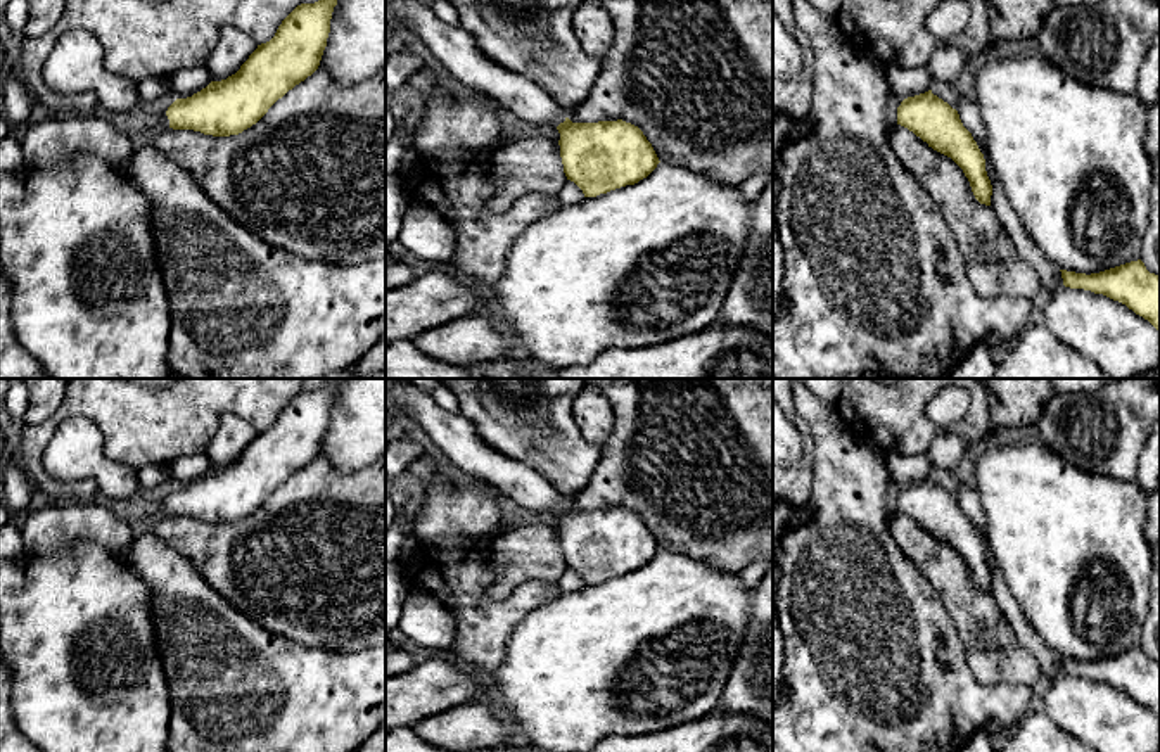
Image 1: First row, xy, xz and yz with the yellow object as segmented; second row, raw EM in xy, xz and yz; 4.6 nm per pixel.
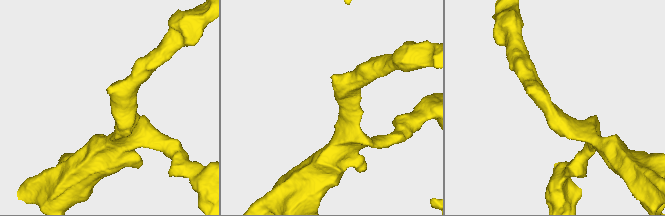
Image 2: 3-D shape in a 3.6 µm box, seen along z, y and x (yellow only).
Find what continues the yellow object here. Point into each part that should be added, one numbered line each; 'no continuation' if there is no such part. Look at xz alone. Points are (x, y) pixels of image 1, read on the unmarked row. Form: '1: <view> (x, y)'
1: xz (453, 434)

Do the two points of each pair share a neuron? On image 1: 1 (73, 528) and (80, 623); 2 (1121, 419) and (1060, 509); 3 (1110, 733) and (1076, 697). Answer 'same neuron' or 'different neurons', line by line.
1: different neurons
2: different neurons
3: same neuron

